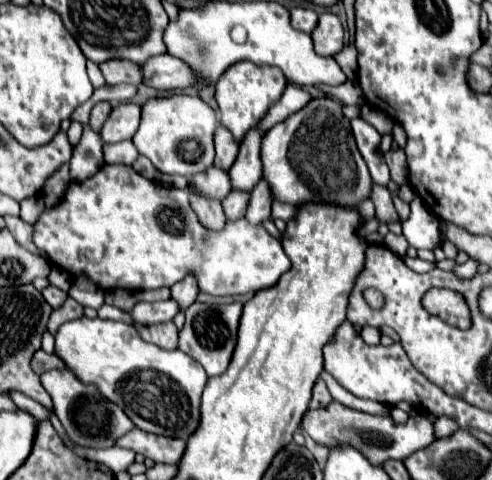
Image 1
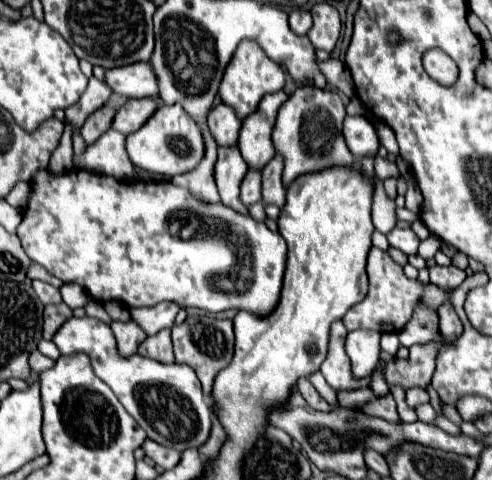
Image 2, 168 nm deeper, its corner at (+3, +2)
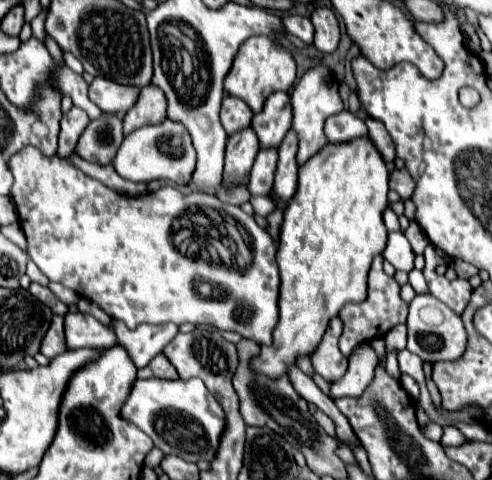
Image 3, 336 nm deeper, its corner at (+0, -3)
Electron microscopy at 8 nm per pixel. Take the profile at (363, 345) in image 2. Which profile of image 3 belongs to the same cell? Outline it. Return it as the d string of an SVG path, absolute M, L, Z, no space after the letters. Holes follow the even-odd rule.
M360 343L352 351L348 363L350 365L348 365L346 375L330 385L330 399L338 399L344 395L356 397L358 393L362 395L362 389L366 389L368 383L372 381L378 357L368 343Z

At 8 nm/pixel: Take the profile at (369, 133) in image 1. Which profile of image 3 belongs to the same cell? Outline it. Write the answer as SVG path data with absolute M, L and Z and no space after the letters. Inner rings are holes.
M342 111L338 115L328 117L324 133L330 143L344 143L368 135L368 129L360 117L352 115L350 111Z

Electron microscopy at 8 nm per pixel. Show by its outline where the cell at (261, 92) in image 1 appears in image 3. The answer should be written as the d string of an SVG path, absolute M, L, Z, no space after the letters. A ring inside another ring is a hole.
M256 35L240 45L234 65L224 79L224 89L226 89L226 93L246 101L254 113L260 113L266 97L274 91L288 91L292 87L294 79L296 79L296 61L294 61L290 49L282 47L280 43L272 41L270 37Z

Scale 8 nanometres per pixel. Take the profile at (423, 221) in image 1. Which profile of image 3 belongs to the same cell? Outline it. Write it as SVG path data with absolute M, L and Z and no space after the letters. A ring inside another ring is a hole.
M396 231L388 235L388 243L386 243L386 253L382 253L382 257L394 265L394 269L406 271L410 273L414 269L414 251L408 243L408 239L404 237L404 233Z

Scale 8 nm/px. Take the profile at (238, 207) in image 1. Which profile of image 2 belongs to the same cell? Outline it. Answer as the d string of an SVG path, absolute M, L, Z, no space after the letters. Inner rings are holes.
M249 170L241 182L241 202L245 206L251 206L261 200L261 172Z

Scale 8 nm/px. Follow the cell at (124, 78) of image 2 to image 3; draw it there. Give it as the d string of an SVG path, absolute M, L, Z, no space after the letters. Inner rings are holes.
M96 77L88 87L88 97L92 99L92 103L98 105L102 113L110 113L110 115L132 109L132 105L138 99L138 93L140 93L138 87L118 85L104 77Z

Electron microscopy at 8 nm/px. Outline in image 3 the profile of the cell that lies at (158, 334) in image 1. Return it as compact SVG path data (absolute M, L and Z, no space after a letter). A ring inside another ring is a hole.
M160 353L156 355L148 367L138 371L138 379L148 379L148 377L156 377L156 379L178 379L176 369L170 365L170 361Z

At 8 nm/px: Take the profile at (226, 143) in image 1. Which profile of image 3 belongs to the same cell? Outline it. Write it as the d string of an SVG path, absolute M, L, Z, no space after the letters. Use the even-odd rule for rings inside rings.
M232 95L224 97L220 119L222 119L222 125L228 135L248 127L252 117L254 117L254 113L252 113L252 109L248 109L248 105L244 105L244 101L240 101L238 97L232 97Z

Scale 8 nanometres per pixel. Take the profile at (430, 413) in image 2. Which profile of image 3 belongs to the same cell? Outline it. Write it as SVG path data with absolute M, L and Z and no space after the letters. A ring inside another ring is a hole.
M444 427L444 435L442 435L442 439L440 439L440 443L444 445L444 447L458 447L458 445L462 445L466 441L466 437L458 431L458 429L454 429L454 427Z

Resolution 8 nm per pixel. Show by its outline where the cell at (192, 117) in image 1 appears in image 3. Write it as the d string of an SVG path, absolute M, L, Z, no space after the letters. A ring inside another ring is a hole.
M166 119L164 123L146 125L126 135L112 165L116 173L128 181L148 183L154 179L170 179L178 185L188 185L192 177L192 169L196 167L196 151L192 147L192 139L188 131L180 123Z

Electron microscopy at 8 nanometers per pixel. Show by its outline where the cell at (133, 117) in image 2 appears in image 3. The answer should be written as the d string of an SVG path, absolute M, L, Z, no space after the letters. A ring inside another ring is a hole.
M148 85L140 91L136 105L124 117L124 135L144 125L156 125L166 119L166 97L156 85Z

